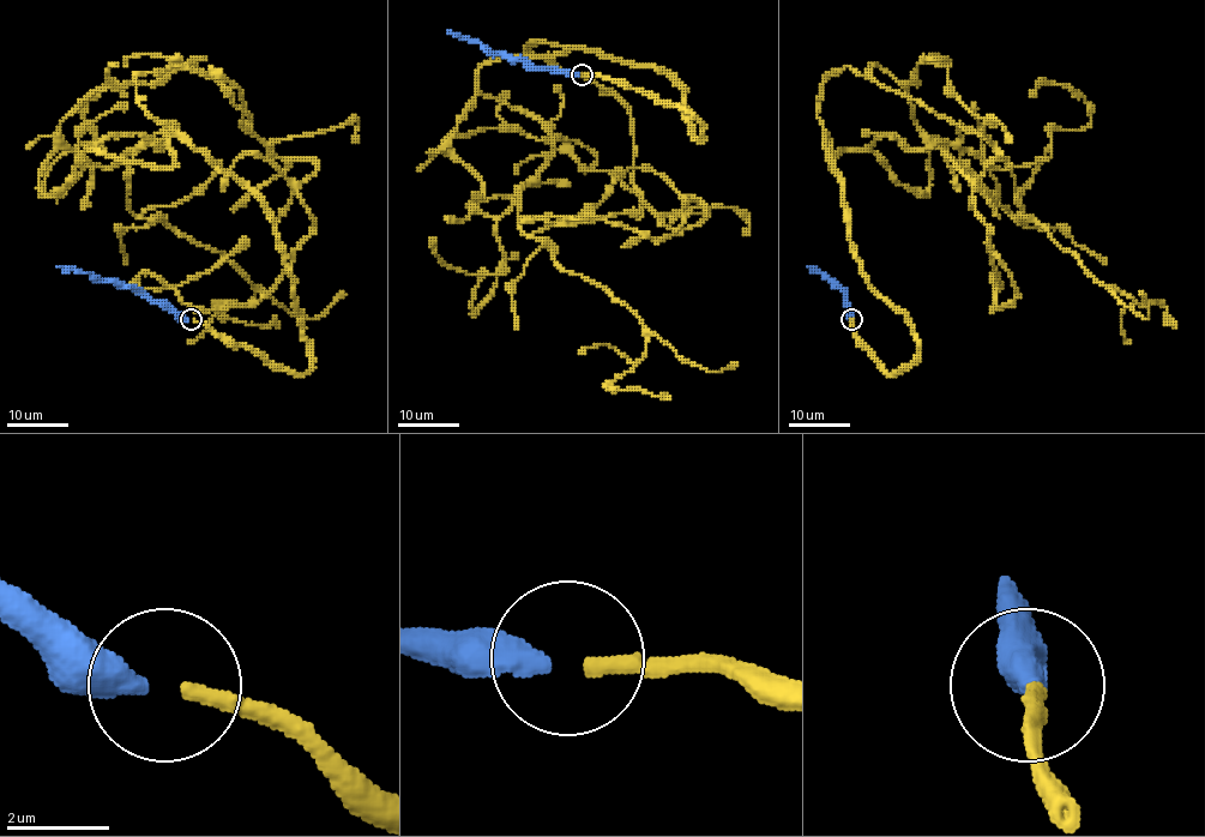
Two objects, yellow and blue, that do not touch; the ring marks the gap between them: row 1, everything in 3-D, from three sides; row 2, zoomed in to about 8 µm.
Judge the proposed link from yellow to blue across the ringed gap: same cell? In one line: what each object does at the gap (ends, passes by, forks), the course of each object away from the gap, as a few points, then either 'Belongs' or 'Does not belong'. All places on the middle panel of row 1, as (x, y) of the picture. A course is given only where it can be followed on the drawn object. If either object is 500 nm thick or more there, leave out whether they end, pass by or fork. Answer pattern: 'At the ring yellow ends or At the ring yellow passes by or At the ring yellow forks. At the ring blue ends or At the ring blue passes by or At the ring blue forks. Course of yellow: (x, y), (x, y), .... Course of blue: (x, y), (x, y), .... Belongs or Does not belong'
Course of yellow: (584, 73), (703, 134), (666, 71), (528, 43), (630, 113), (670, 228), (708, 209), (528, 220), (639, 209). Course of blue: (579, 73), (532, 70), (522, 60), (489, 54), (479, 43), (470, 43), (447, 31). Belongs

